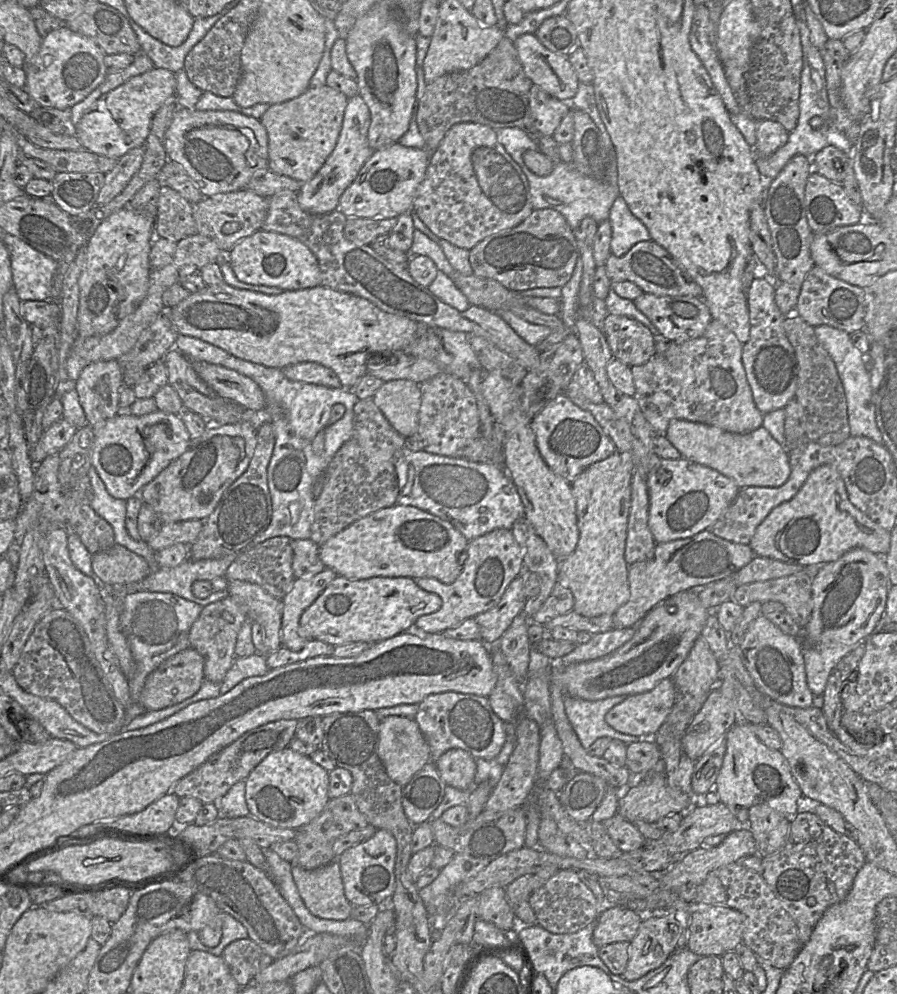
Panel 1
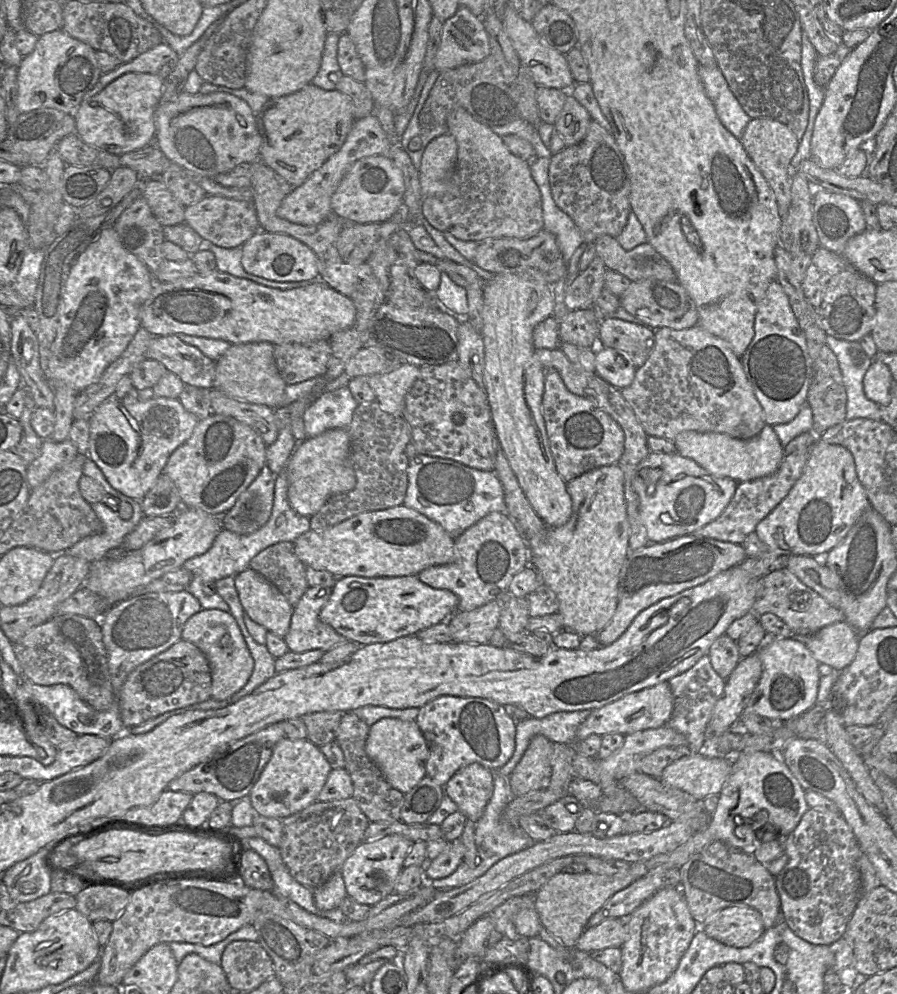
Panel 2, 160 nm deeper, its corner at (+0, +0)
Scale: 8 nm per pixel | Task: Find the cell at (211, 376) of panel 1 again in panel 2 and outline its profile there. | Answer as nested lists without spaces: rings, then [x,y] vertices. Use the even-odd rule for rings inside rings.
[[[177,335],[153,336],[147,347],[146,359],[162,363],[185,385],[214,389],[216,362],[196,347],[184,343]]]

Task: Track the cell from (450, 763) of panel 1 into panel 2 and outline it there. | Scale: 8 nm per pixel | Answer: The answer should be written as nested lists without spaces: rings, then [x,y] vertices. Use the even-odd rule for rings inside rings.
[[[479,763],[459,769],[444,786],[447,795],[468,821],[477,822],[493,794],[494,773]]]

